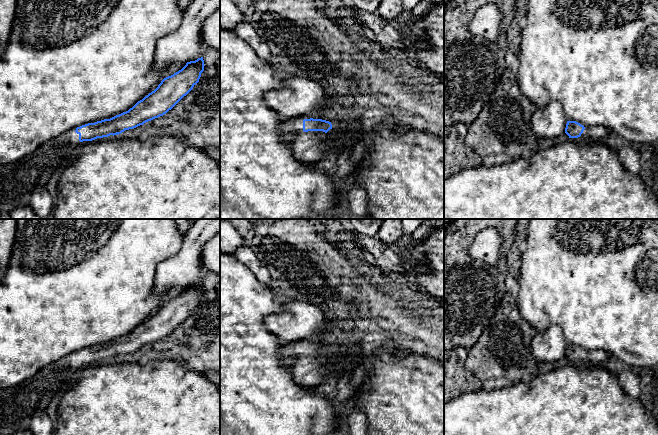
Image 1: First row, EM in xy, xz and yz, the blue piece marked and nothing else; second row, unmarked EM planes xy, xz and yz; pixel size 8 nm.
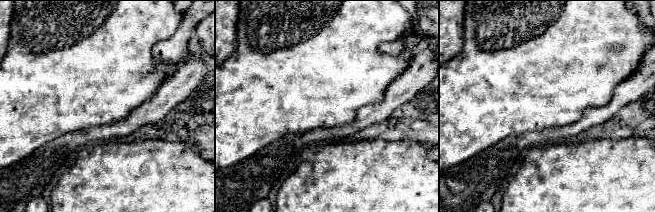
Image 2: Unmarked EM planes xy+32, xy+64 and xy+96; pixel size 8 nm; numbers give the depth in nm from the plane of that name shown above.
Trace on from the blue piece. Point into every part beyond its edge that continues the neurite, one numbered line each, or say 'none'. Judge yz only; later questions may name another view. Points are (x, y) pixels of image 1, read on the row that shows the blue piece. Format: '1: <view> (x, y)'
1: yz (597, 133)

